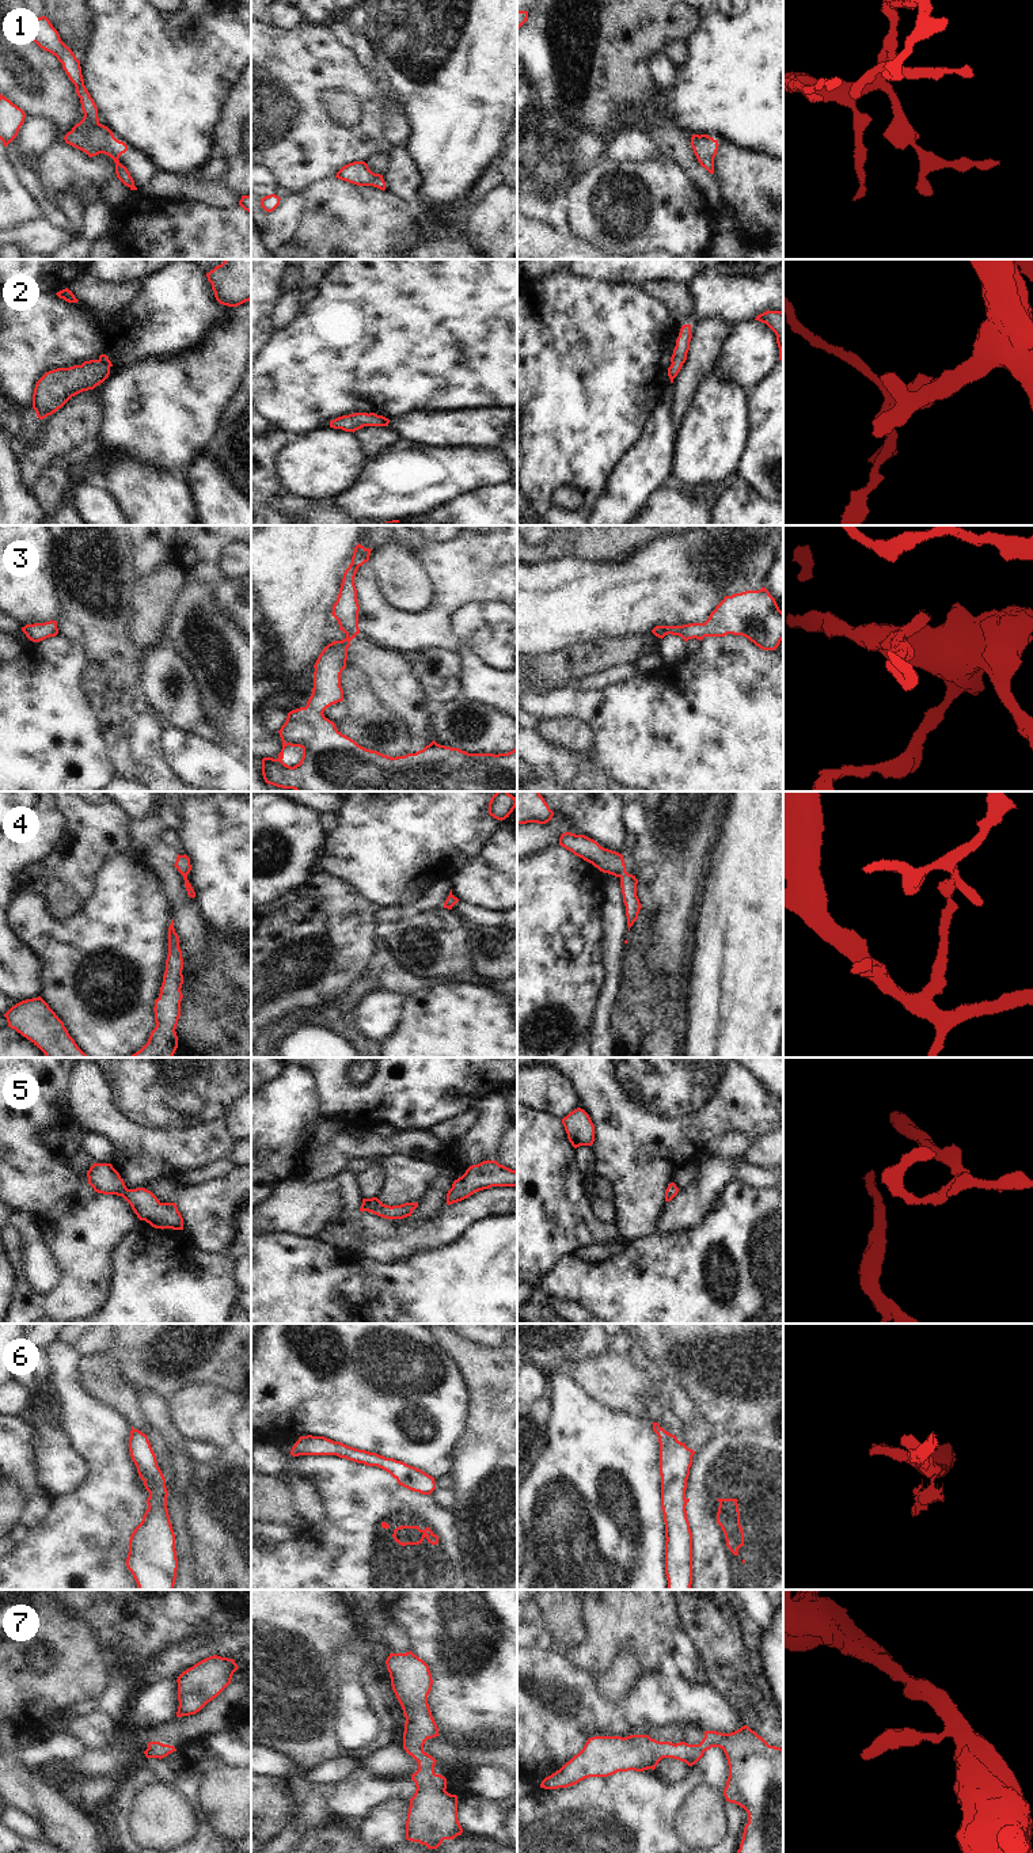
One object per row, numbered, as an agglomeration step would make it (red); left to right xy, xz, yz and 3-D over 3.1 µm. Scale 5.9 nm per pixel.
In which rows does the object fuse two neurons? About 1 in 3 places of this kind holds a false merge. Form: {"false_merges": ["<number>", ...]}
{"false_merges": ["6"]}

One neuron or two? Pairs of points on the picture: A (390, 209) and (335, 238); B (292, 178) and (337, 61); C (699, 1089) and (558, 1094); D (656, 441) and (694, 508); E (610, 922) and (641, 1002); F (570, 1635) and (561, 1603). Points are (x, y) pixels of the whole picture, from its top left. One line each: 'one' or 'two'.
A: one
B: one
C: two
D: two
E: two
F: one

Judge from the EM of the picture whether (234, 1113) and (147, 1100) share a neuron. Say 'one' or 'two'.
two

